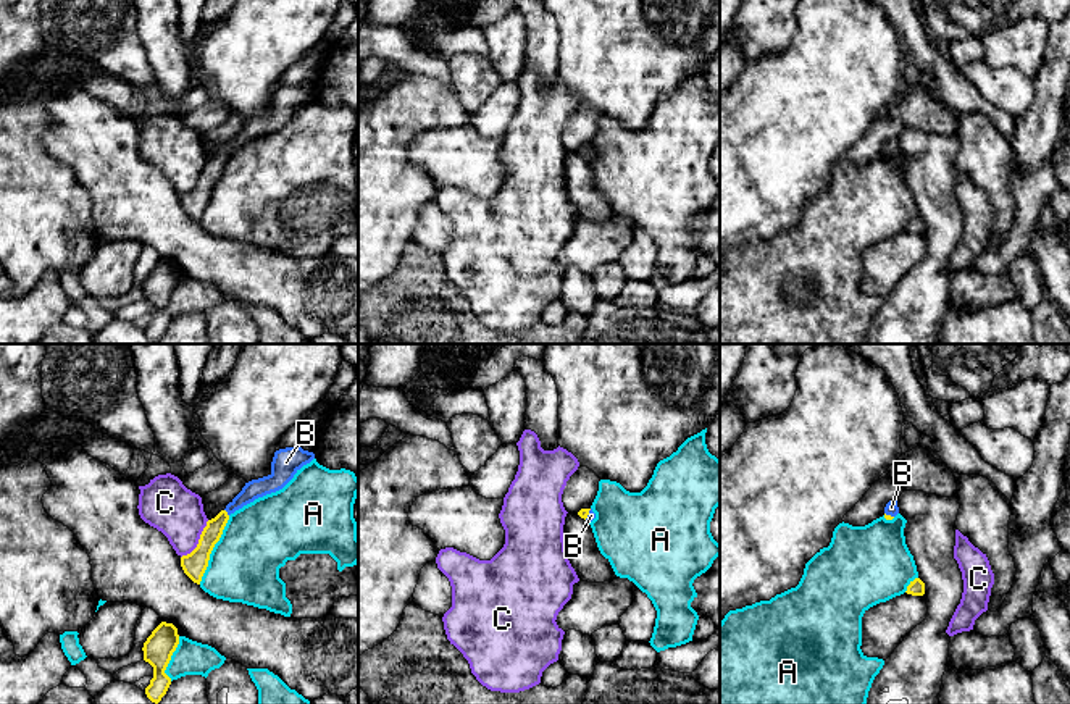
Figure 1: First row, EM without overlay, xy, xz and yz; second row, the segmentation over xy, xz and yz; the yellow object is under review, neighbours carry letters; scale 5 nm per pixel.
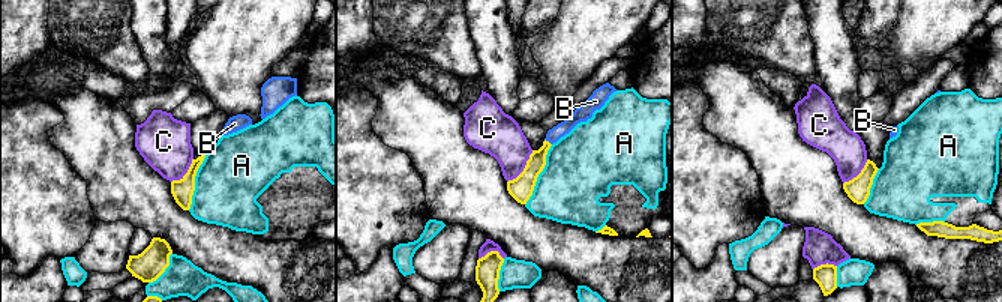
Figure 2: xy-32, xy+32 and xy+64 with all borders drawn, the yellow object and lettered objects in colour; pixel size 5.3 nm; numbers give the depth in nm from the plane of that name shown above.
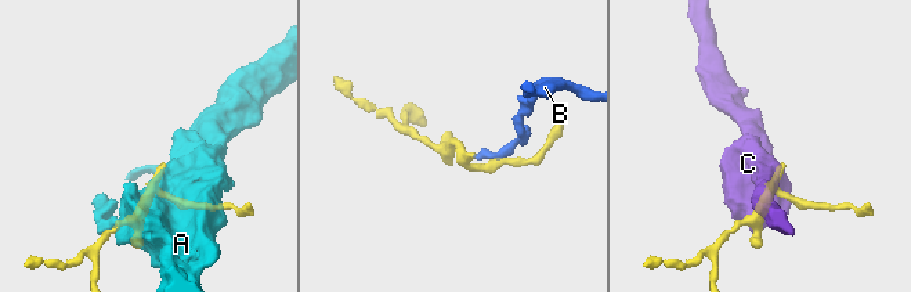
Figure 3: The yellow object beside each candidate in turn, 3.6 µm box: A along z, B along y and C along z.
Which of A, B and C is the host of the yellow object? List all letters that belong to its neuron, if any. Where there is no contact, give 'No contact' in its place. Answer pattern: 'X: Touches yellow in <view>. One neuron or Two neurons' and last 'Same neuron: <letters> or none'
A: Touches yellow in xy. Two neurons
B: Touches yellow in xy. One neuron
C: Touches yellow in xy. Two neurons
Same neuron: B

